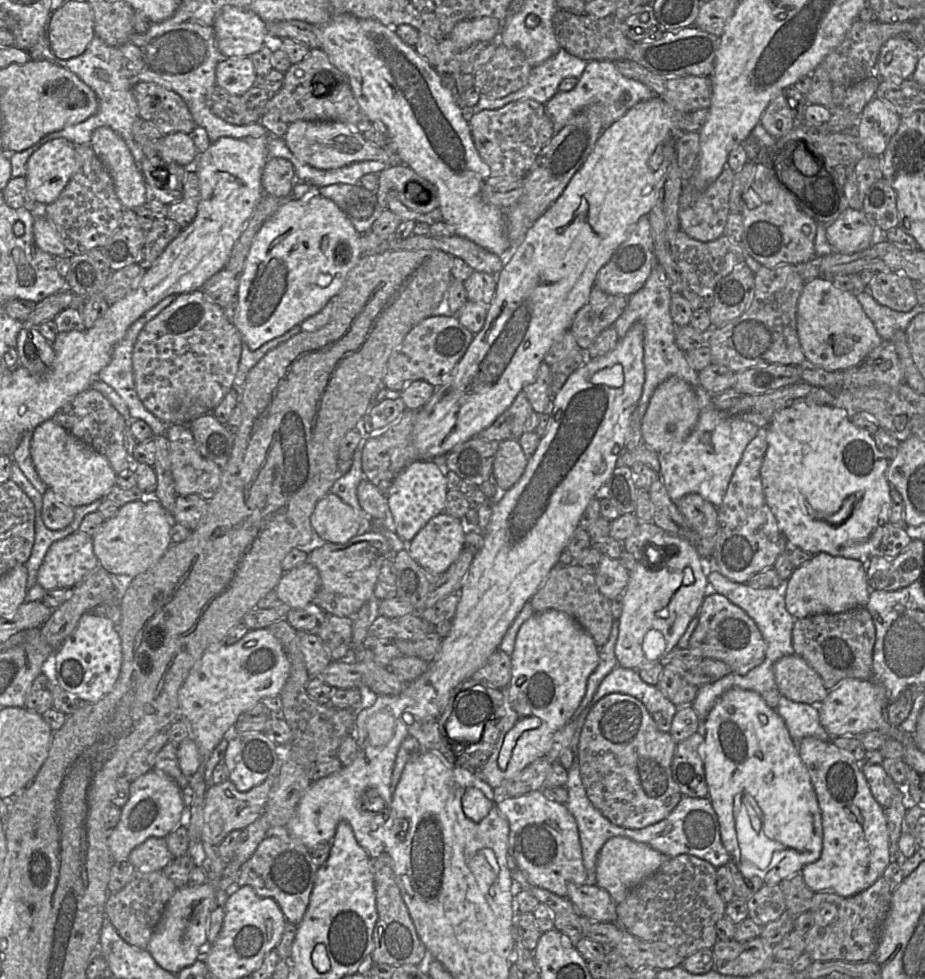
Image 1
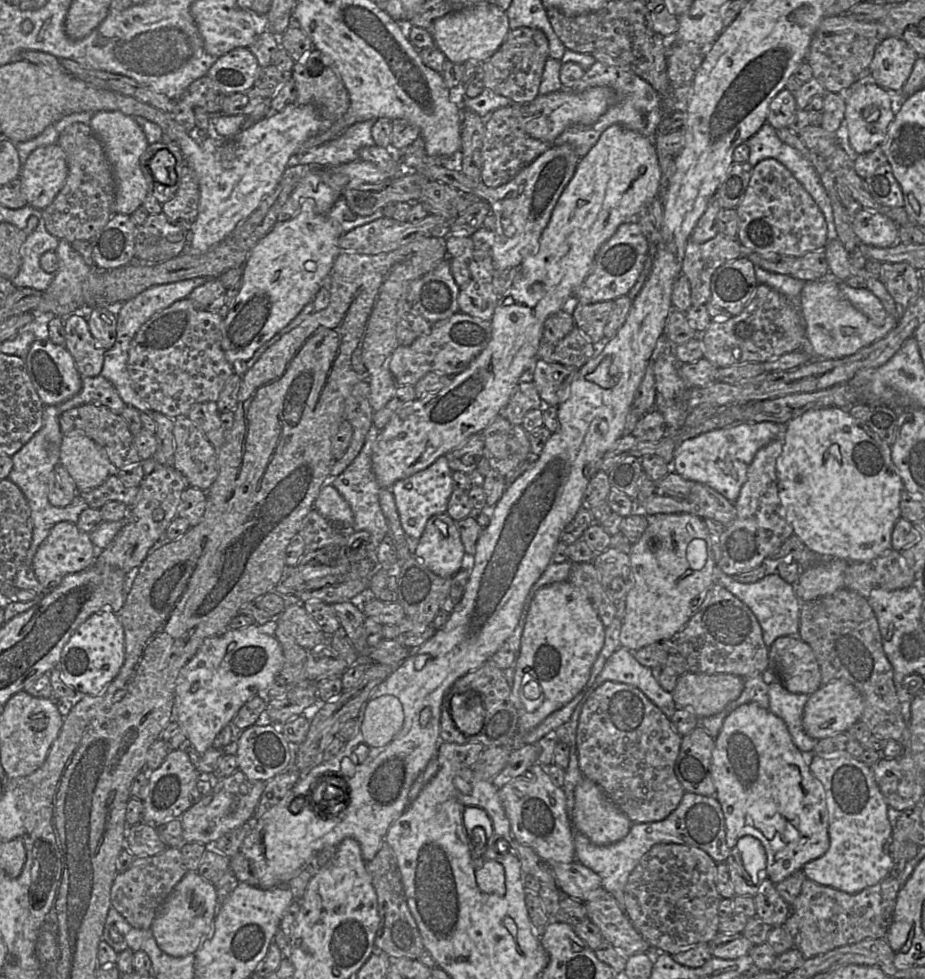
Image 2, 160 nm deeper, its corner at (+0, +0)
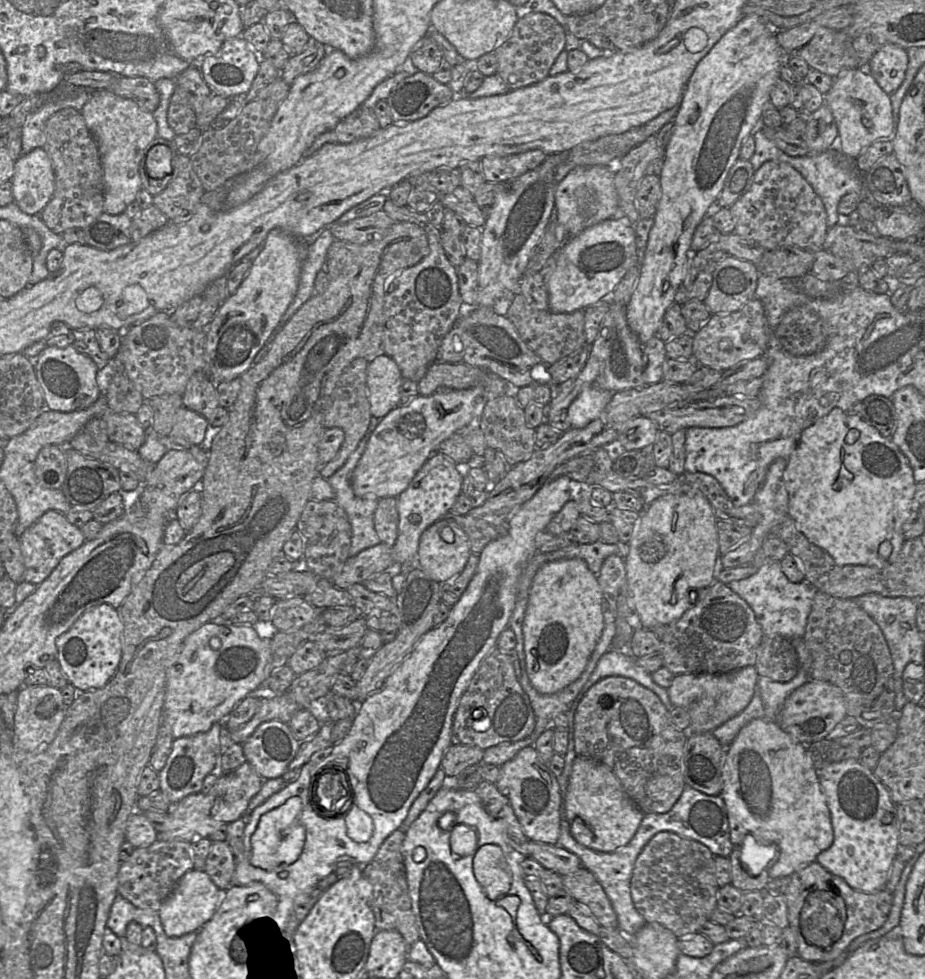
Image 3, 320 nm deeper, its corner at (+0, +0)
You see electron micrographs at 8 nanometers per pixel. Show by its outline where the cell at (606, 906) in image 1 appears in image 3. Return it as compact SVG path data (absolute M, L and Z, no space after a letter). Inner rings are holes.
M528 841L528 857L561 877L582 867L580 859L575 854L558 845Z

